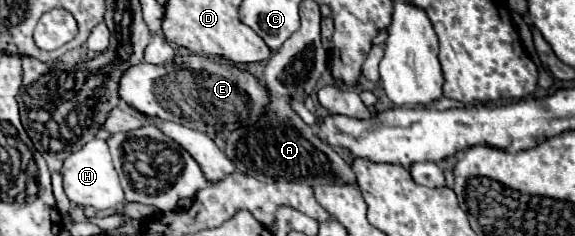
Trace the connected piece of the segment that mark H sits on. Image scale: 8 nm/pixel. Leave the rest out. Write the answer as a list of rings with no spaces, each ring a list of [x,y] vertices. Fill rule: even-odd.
[[[93,139],[89,143],[85,143],[79,151],[71,153],[63,161],[61,175],[63,175],[63,187],[65,187],[69,201],[77,203],[79,207],[93,205],[95,209],[111,209],[111,207],[117,209],[125,203],[125,195],[119,185],[119,177],[111,163],[111,153],[103,139]]]

